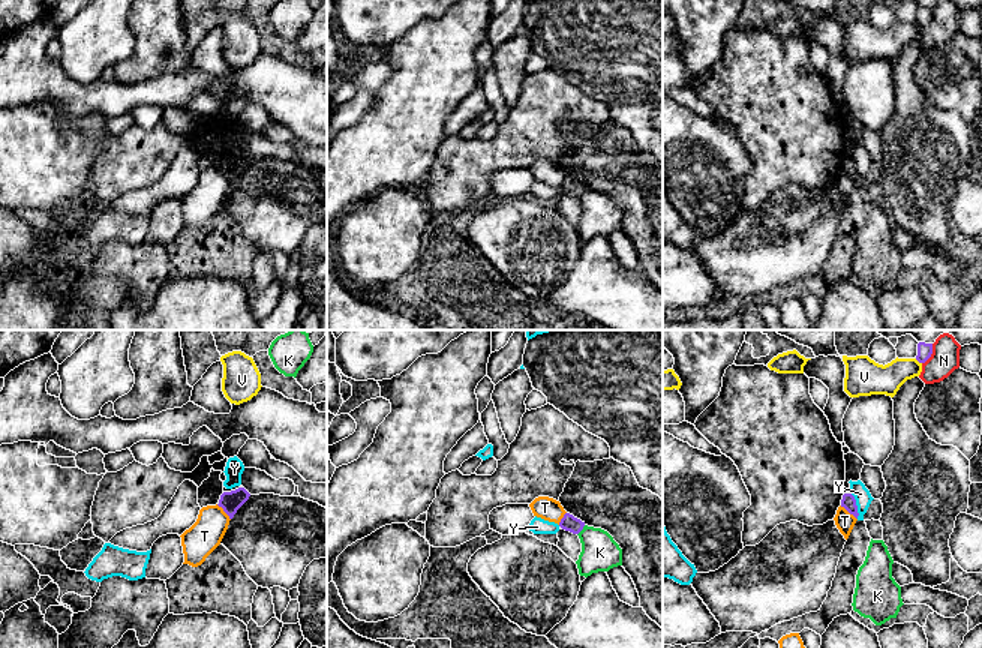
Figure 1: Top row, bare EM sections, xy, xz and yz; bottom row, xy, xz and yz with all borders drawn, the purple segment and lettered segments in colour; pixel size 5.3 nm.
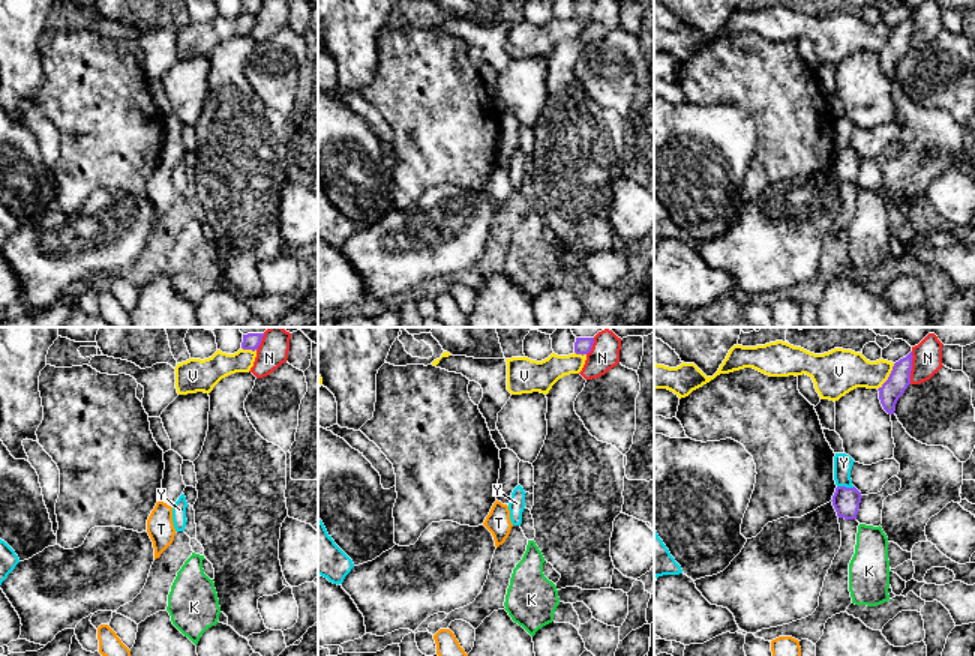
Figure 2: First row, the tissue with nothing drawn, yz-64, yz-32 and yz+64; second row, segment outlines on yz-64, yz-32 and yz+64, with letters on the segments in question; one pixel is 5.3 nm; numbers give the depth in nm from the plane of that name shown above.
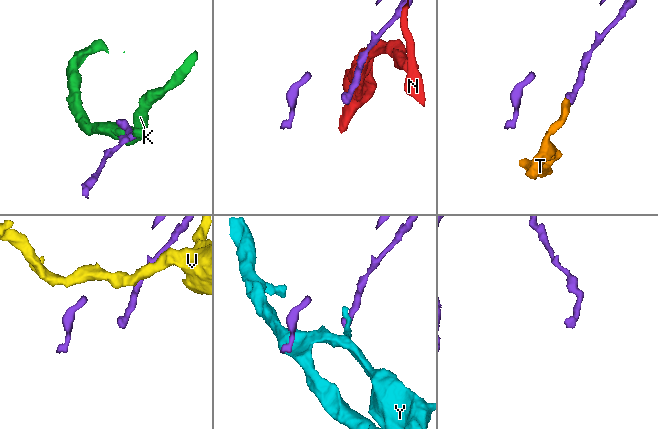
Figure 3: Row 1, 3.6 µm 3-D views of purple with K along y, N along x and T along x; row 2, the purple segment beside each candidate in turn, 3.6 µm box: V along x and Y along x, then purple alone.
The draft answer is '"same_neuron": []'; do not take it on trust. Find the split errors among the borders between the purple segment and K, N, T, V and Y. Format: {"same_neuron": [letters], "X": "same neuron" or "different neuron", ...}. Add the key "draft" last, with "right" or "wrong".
{"same_neuron": [], "K": "different neuron", "N": "different neuron", "T": "different neuron", "V": "different neuron", "Y": "different neuron", "draft": "right"}

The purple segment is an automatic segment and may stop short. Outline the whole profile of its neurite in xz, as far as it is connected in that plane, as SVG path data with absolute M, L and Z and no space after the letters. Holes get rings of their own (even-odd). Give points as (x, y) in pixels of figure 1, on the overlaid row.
M565 513L559 522L559 526L565 531L573 532L573 534L579 534L583 530L585 522L582 522L580 519L574 518L570 513Z

